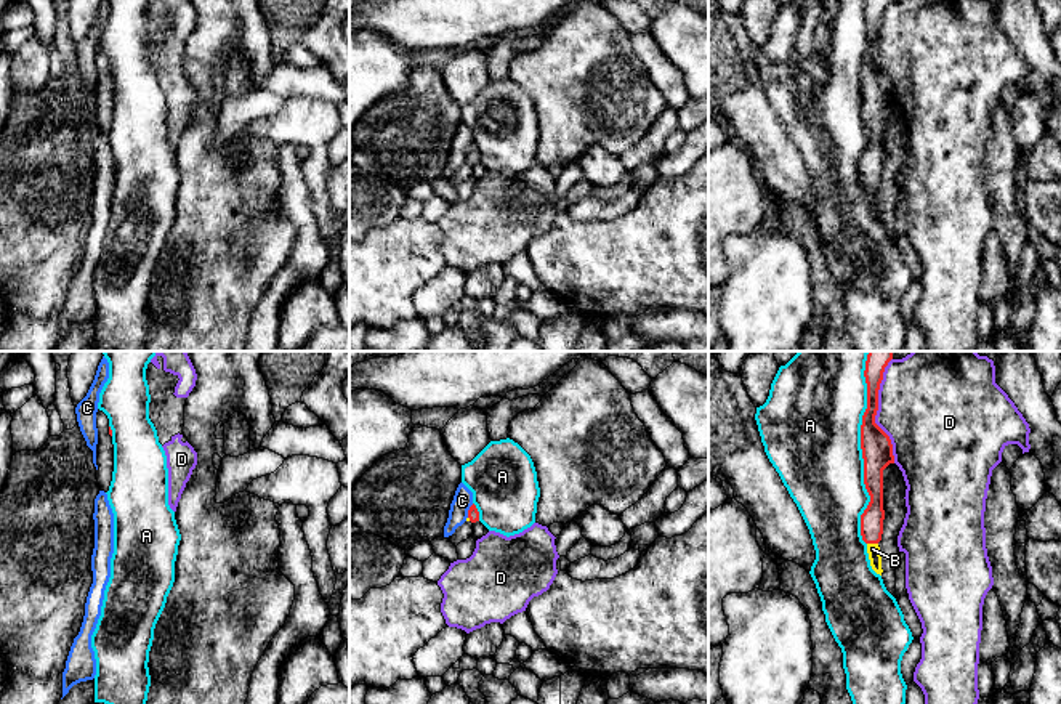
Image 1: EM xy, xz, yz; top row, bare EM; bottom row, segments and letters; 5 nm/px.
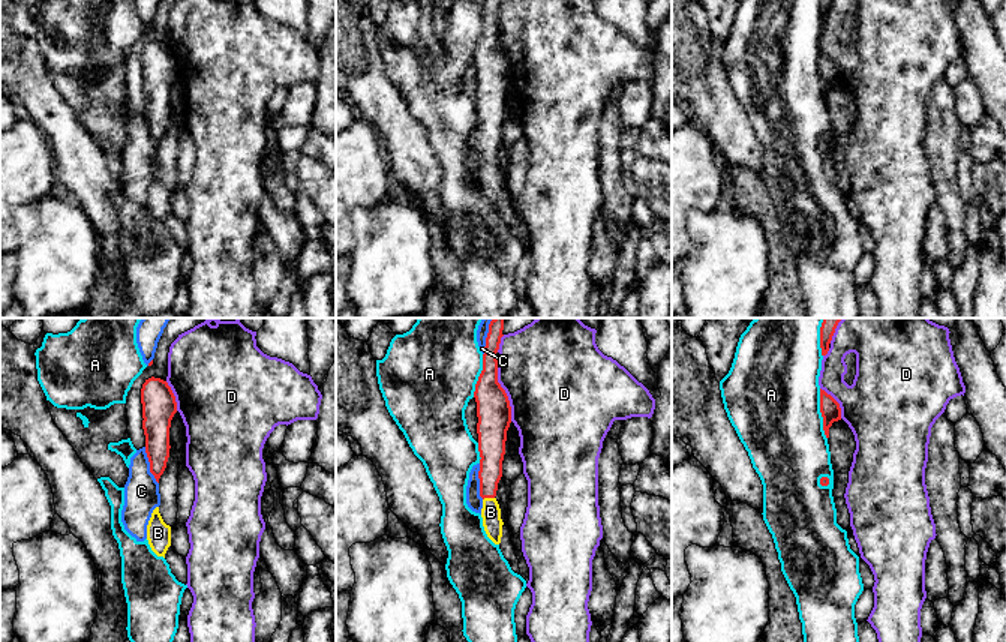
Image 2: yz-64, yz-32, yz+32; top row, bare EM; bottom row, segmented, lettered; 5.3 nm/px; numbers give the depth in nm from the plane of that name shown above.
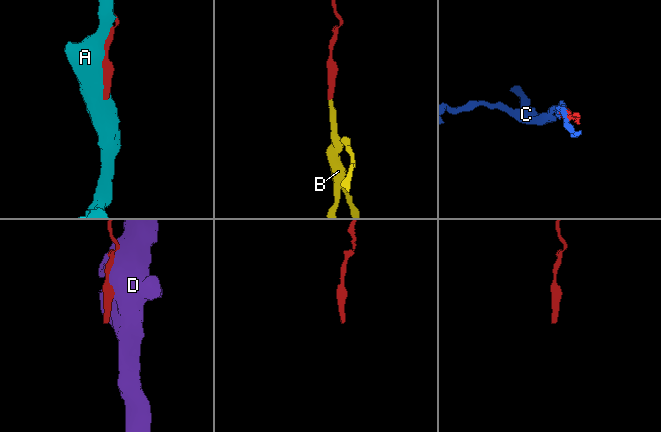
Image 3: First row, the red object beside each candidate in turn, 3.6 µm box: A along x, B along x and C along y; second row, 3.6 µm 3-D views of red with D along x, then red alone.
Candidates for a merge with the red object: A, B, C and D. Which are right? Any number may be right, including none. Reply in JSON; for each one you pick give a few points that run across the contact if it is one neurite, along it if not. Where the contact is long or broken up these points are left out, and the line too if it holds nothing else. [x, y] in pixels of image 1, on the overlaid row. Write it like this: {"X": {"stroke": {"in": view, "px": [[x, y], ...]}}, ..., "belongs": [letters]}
{"B": {"stroke": {"in": "yz", "px": [[872, 518], [872, 542], [872, 549]]}}, "belongs": ["B"]}

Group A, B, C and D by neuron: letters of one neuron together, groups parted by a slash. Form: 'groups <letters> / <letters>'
groups A / B / C / D

